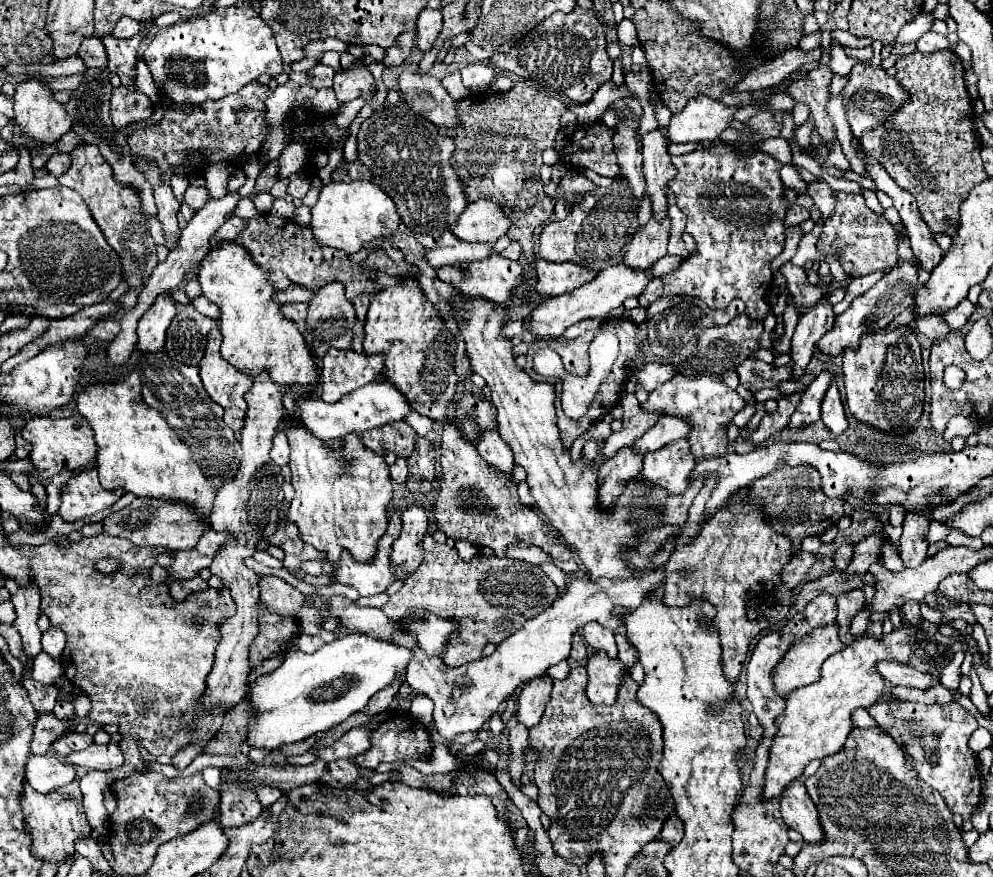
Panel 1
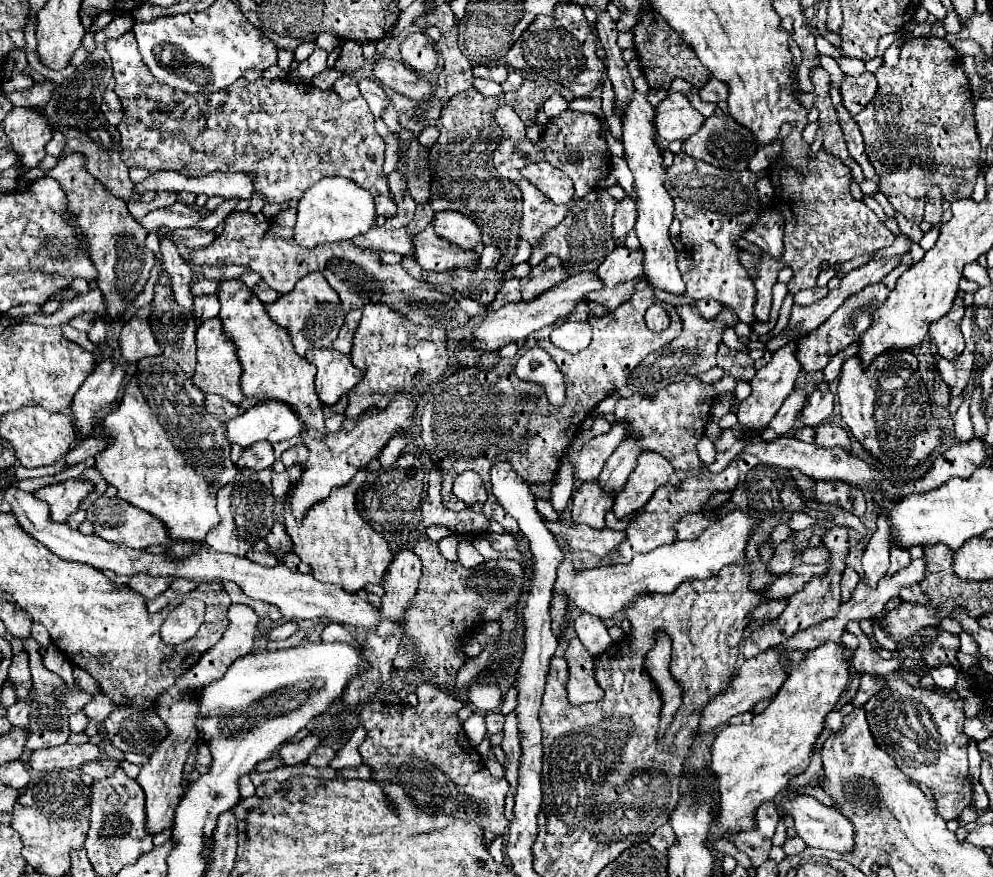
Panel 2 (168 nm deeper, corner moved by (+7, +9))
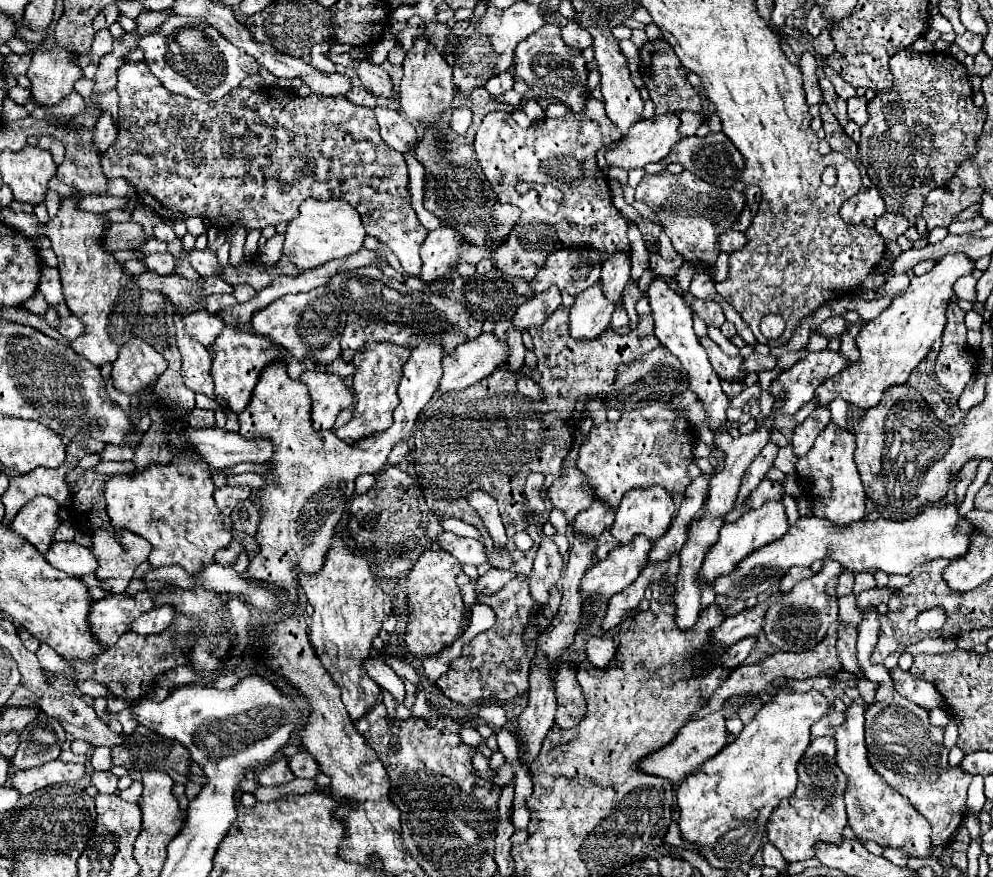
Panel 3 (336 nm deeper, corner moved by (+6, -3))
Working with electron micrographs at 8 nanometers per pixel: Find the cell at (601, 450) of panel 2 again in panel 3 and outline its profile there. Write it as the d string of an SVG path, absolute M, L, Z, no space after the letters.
M577 436L569 455L565 457L561 477L551 487L547 487L547 497L551 499L553 507L565 515L567 521L573 521L575 515L583 513L593 503L591 497L587 497L587 489L583 489L583 477L575 473L575 462L581 444L582 441Z

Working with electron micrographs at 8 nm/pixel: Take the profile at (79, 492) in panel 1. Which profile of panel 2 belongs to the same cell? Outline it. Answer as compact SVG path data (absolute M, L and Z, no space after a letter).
M68 479L62 483L46 485L36 491L36 497L50 505L52 521L64 523L70 513L74 513L80 503L94 491L94 485L84 479Z

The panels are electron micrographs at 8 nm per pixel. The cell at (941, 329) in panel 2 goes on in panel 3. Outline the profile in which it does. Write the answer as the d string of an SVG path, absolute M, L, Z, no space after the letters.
M949 303L947 325L943 331L943 347L937 355L935 373L939 377L939 383L953 395L953 399L959 399L965 385L977 371L977 357L973 357L973 351L969 363L965 333L965 311L961 311L955 303Z

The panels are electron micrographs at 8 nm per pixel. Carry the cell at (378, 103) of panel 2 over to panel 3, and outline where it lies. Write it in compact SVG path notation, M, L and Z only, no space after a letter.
M375 107L375 115L381 129L381 137L387 147L397 149L401 155L415 151L417 131L409 119L387 107Z

